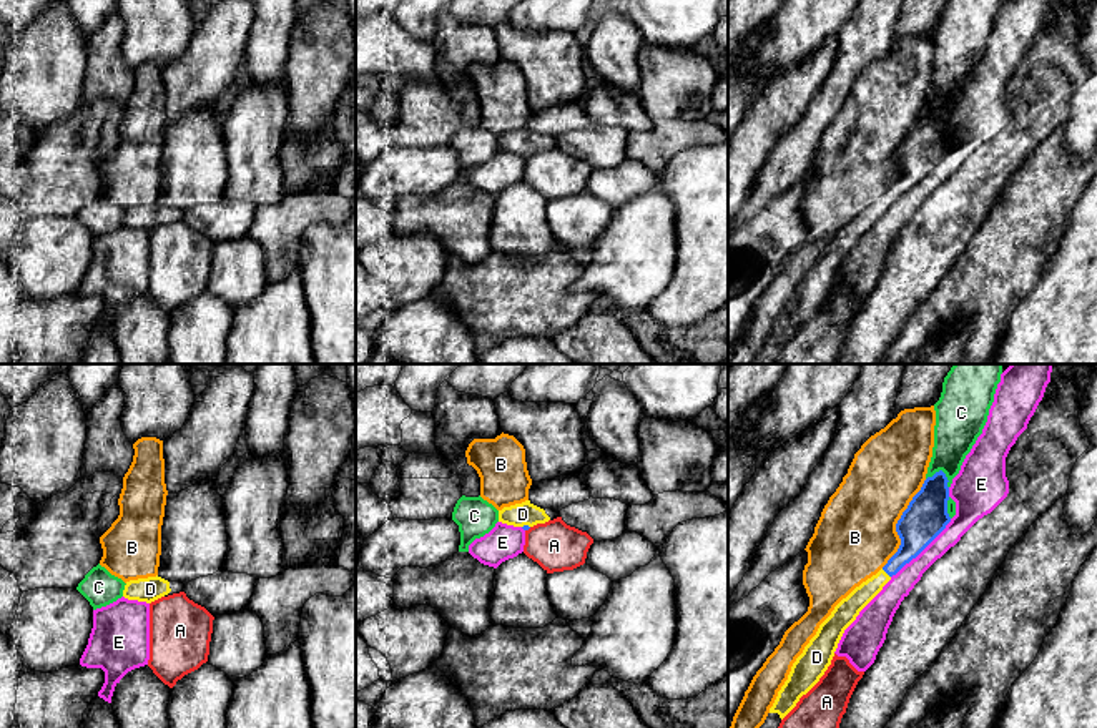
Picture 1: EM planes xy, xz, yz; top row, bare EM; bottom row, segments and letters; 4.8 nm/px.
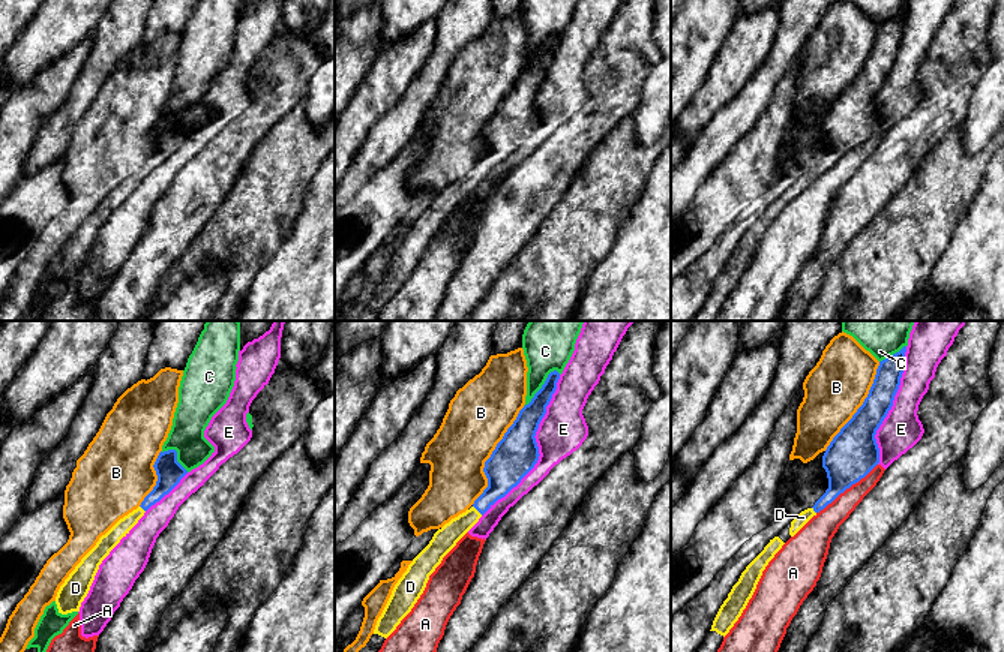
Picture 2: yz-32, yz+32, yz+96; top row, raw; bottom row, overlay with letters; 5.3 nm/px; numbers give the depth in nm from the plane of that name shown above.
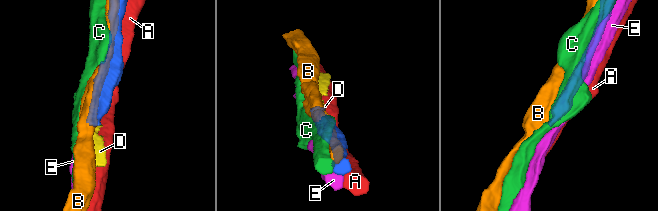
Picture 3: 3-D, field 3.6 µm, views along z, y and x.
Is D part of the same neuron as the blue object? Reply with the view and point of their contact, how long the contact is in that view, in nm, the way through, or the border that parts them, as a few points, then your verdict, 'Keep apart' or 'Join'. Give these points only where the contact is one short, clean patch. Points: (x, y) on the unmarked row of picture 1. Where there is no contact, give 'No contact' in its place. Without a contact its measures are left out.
Touches blue at yz (886, 200). Shared border 60 nm. Path across: yz (916, 158), (911, 175), (886, 200), (850, 235). Join

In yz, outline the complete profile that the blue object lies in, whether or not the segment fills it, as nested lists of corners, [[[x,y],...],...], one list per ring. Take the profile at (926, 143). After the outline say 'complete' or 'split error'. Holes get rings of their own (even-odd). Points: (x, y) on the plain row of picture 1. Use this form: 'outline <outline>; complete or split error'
outline [[[942,98],[924,108],[921,118],[913,125],[896,151],[901,166],[898,180],[876,203],[843,226],[819,253],[816,263],[793,291],[765,351],[753,364],[775,364],[781,347],[824,303],[844,258],[856,248],[859,239],[883,218],[893,203],[916,186],[946,156],[951,150],[947,110]]]; split error

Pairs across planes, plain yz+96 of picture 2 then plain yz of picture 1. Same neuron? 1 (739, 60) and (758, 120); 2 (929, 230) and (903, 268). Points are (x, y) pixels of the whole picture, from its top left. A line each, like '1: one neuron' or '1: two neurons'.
1: one neuron
2: two neurons

